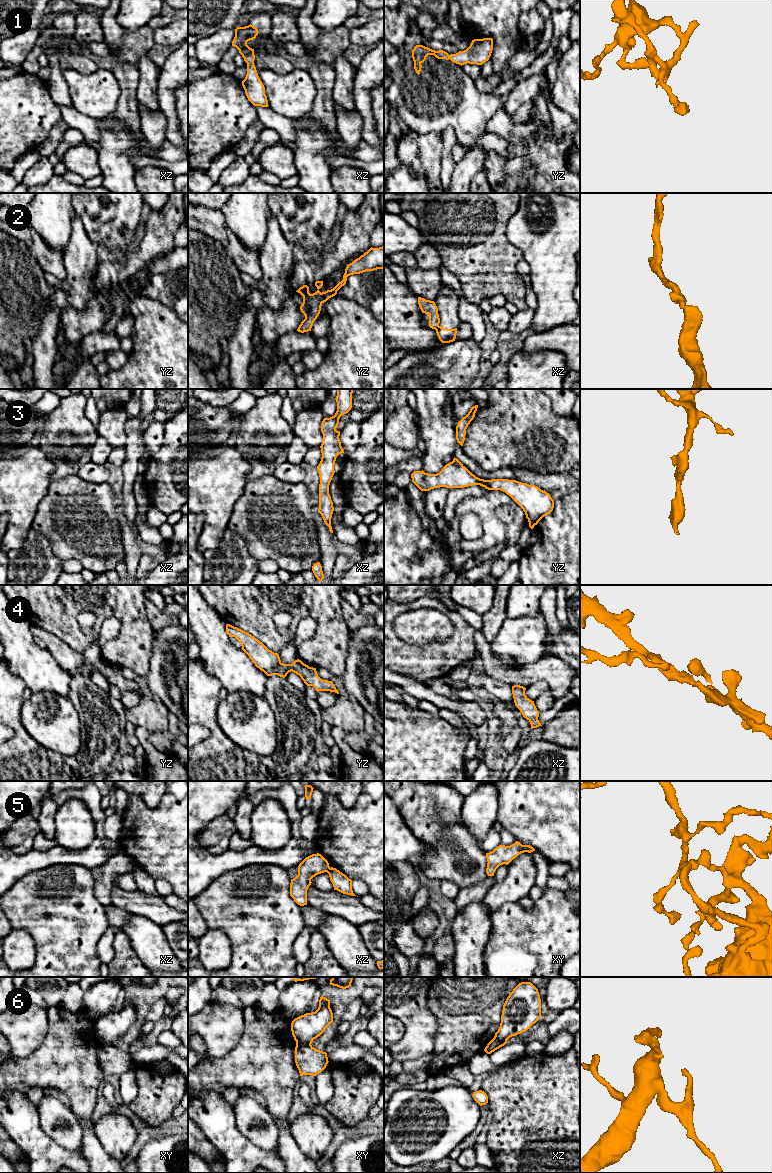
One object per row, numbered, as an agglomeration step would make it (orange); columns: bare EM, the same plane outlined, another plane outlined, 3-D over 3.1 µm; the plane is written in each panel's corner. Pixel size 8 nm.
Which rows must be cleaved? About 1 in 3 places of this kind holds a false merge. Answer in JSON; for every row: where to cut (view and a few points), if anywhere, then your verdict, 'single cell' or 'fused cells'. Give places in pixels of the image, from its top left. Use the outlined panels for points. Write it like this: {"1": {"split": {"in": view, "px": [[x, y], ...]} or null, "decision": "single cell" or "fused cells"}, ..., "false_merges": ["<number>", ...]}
{"1": {"split": null, "decision": "single cell"}, "2": {"split": {"in": "yz", "px": [[320, 293], [322, 302]]}, "decision": "fused cells"}, "3": {"split": null, "decision": "single cell"}, "4": {"split": null, "decision": "single cell"}, "5": {"split": {"in": "xy", "px": [[522, 845], [526, 851]]}, "decision": "fused cells"}, "6": {"split": {"in": "xy", "px": [[296, 1041], [310, 1045]]}, "decision": "fused cells"}, "false_merges": ["2", "5", "6"]}

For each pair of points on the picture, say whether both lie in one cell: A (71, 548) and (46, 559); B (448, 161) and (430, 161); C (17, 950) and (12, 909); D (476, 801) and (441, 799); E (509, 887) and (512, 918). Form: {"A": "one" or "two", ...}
{"A": "two", "B": "two", "C": "two", "D": "two", "E": "two"}

